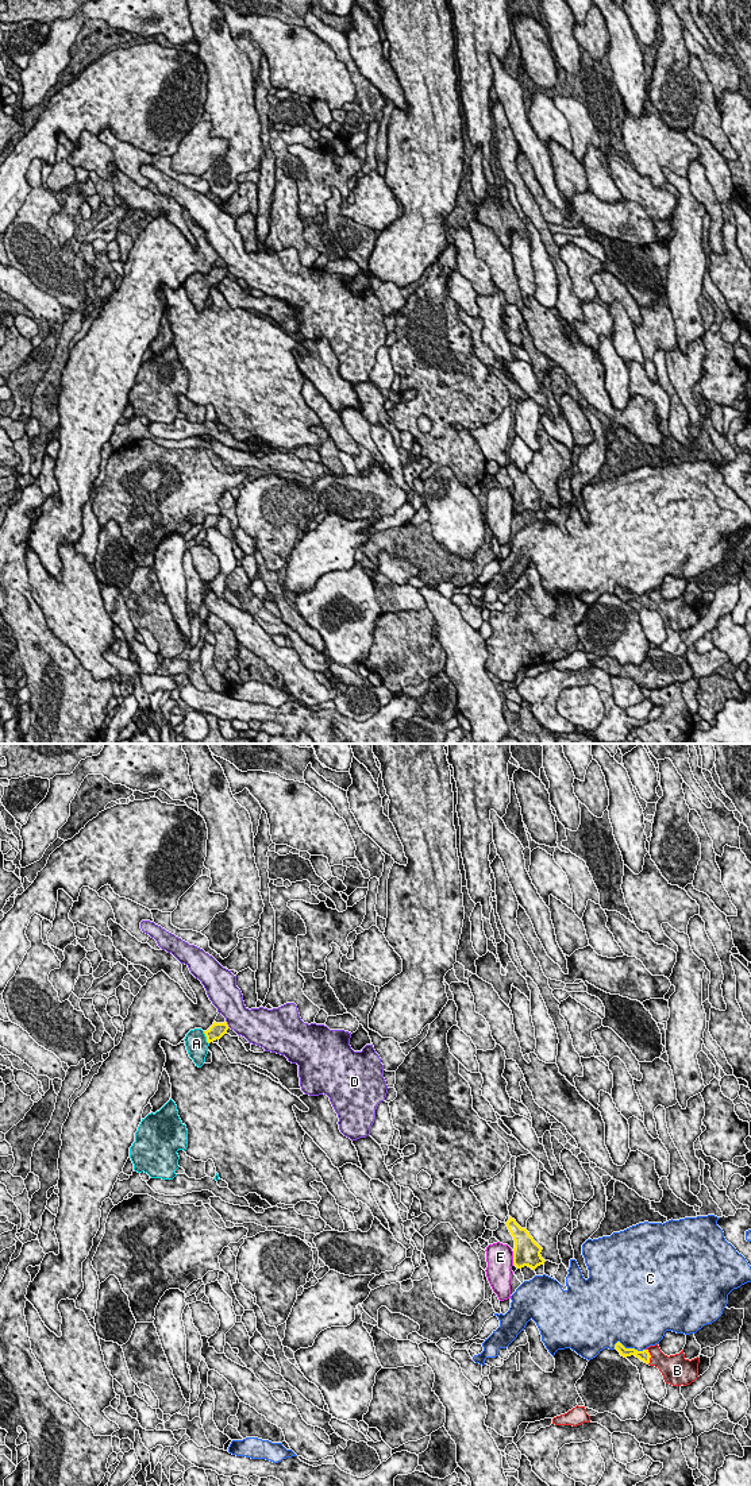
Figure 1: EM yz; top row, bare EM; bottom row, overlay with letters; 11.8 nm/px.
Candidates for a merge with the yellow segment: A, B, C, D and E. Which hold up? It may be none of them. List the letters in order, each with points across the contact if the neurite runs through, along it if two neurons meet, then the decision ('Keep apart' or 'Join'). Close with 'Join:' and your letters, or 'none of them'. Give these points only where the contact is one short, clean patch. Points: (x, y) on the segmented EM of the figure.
A: Path across: yz (216, 1030), (207, 1038), (196, 1043). Join
B: Join
C: Keep apart
D: Keep apart
E: Keep apart
Join: A, B

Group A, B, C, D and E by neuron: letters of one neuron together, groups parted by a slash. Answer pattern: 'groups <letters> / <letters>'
groups A B / C / D / E

